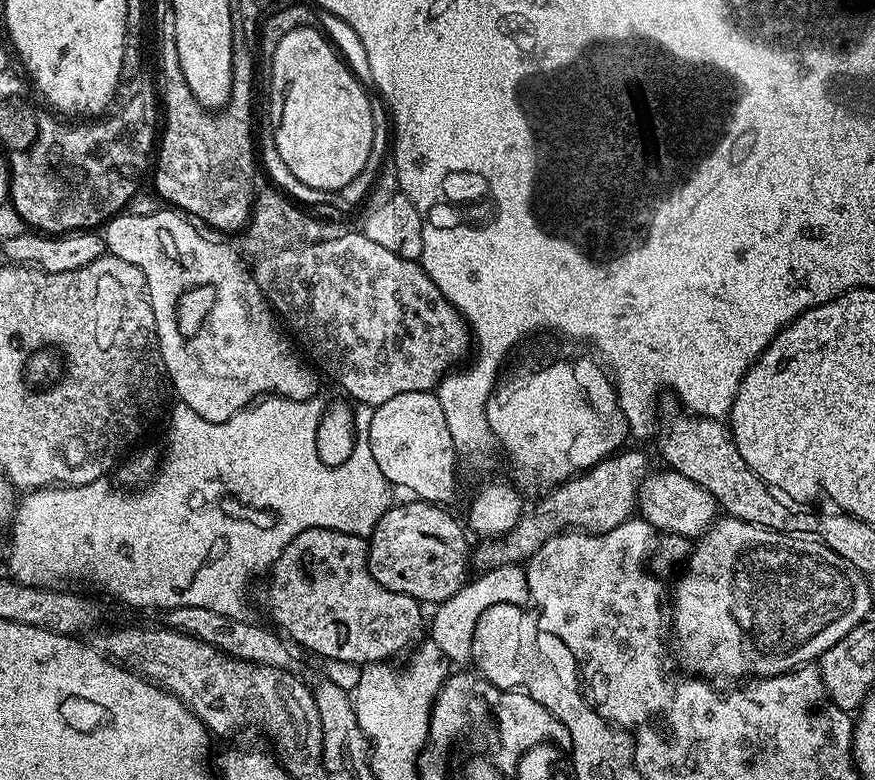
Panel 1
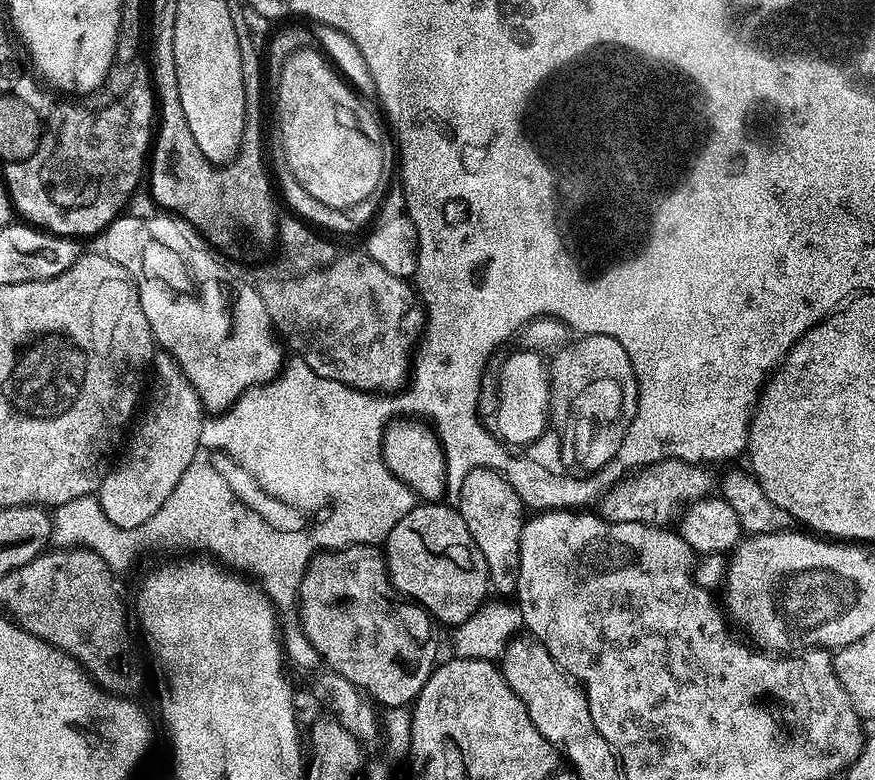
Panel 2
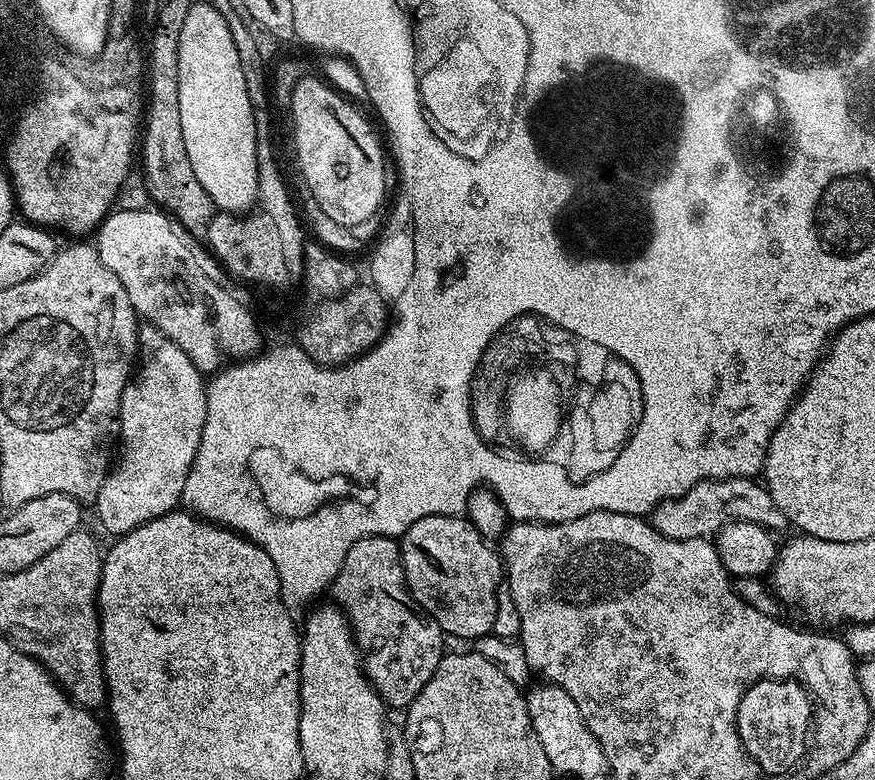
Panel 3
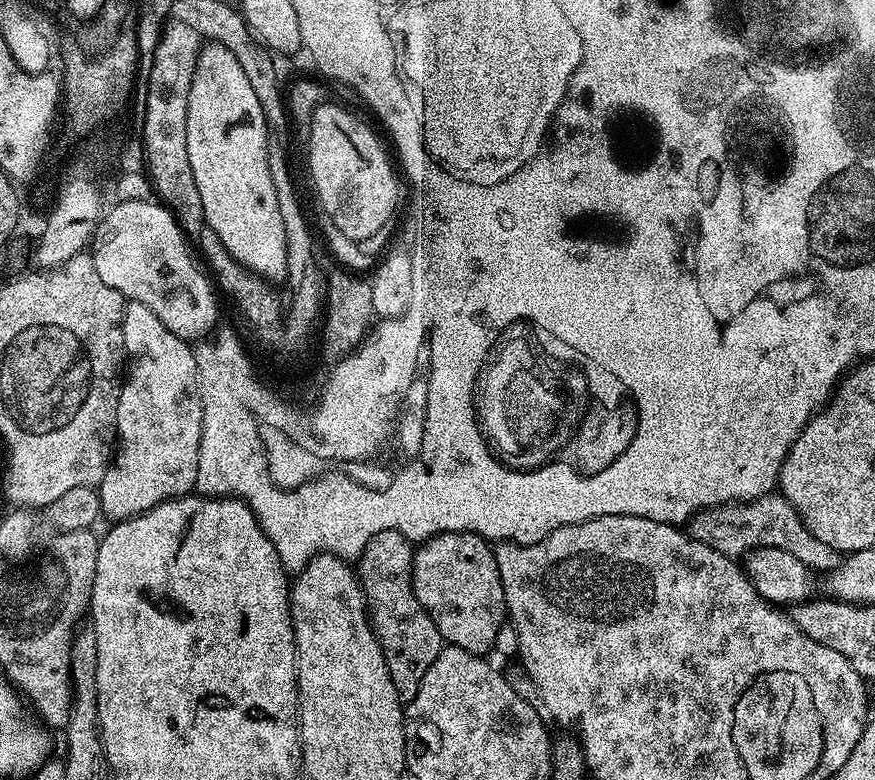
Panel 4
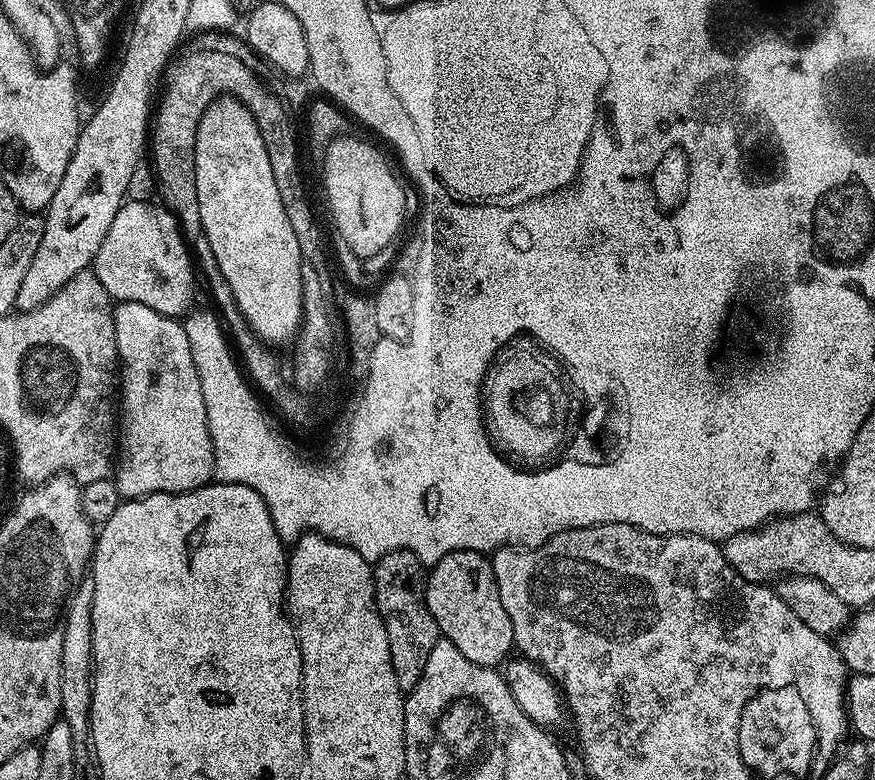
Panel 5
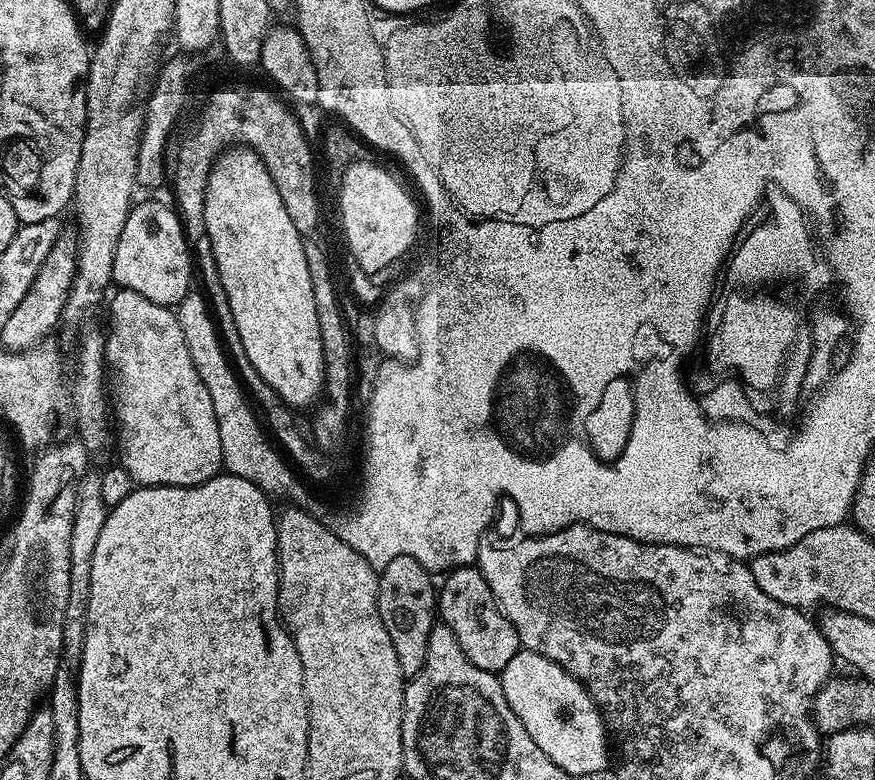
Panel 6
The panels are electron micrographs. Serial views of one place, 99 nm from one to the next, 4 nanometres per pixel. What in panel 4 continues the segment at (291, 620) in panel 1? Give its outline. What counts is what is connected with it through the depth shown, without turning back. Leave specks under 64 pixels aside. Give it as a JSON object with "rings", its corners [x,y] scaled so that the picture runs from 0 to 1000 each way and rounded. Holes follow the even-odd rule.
{"rings":[[[439,679],[422,695],[416,709],[409,714],[409,737],[416,754],[416,768],[421,771],[423,799],[439,835],[450,885],[455,885],[462,900],[478,890],[482,868],[487,865],[487,859],[491,859],[491,849],[501,844],[505,829],[501,803],[496,803],[491,787],[473,762],[472,712],[472,694],[455,685],[455,679]]]}

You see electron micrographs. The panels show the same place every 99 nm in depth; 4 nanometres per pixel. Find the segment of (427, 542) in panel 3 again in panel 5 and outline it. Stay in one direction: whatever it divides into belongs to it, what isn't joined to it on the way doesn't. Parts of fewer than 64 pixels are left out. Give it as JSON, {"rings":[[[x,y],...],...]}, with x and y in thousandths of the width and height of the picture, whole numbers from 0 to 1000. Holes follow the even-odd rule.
{"rings":[[[523,705],[519,710],[510,710],[510,715],[493,724],[485,745],[485,765],[491,787],[498,794],[504,817],[519,823],[519,828],[523,828],[523,833],[528,833],[528,838],[533,838],[537,849],[546,854],[567,856],[586,840],[587,803],[583,803],[578,777],[574,777],[574,767],[569,762],[569,746],[562,735],[562,719],[554,709]]]}

